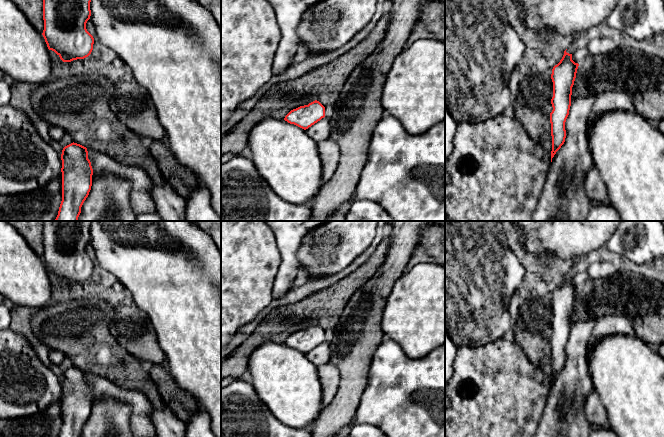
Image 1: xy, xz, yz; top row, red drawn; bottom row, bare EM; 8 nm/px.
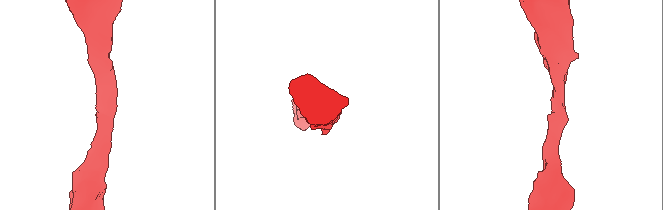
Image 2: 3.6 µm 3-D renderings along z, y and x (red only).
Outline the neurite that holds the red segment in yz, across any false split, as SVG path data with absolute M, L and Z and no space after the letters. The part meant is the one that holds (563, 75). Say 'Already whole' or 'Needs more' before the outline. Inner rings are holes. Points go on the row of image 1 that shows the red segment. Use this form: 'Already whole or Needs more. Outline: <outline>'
Already whole. Outline: M564 51L560 62L552 69L551 79L553 82L553 107L550 113L552 151L551 162L556 152L565 142L565 122L571 106L572 87L576 78L579 64L572 60L572 54Z

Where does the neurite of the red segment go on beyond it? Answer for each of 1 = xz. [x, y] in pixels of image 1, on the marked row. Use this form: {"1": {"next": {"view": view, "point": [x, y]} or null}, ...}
{"1": {"next": null}}

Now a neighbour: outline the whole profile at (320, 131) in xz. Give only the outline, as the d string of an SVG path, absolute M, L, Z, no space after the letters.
M326 116L320 121L306 129L306 133L316 142L319 143L327 140L330 137L331 123L330 119Z

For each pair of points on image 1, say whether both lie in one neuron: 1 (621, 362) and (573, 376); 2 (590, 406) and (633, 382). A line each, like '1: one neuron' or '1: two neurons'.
1: two neurons
2: two neurons

